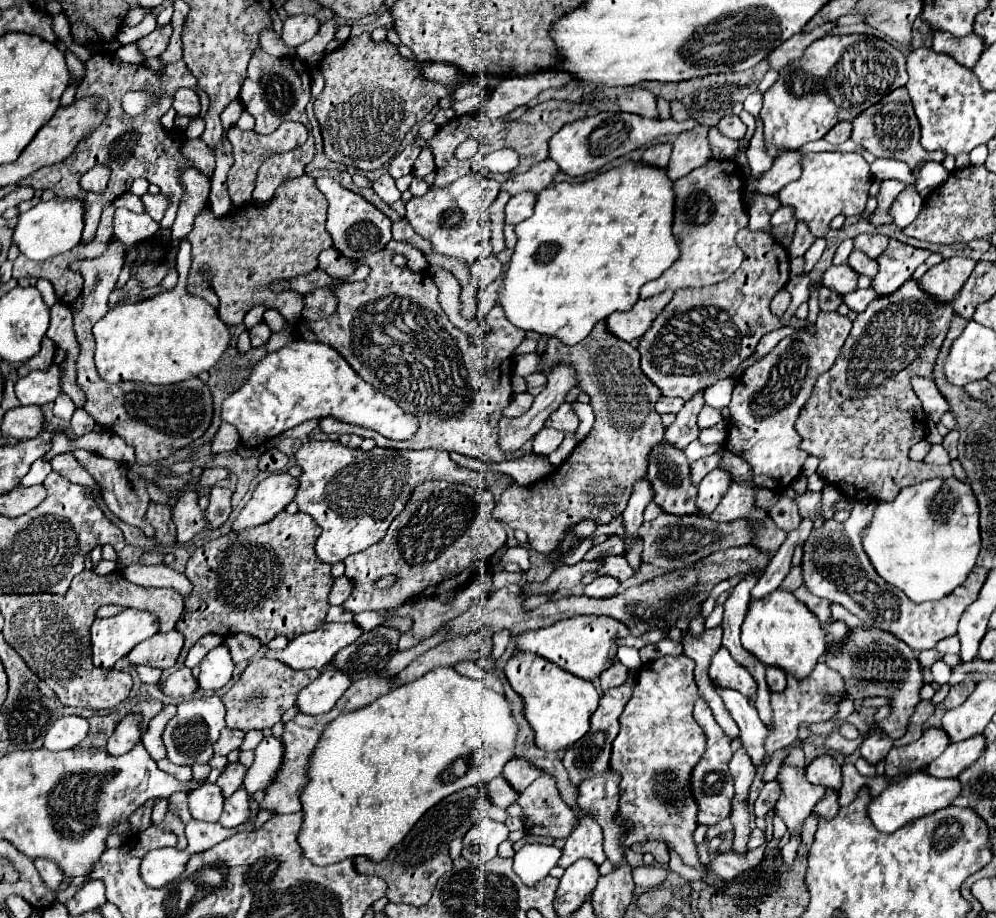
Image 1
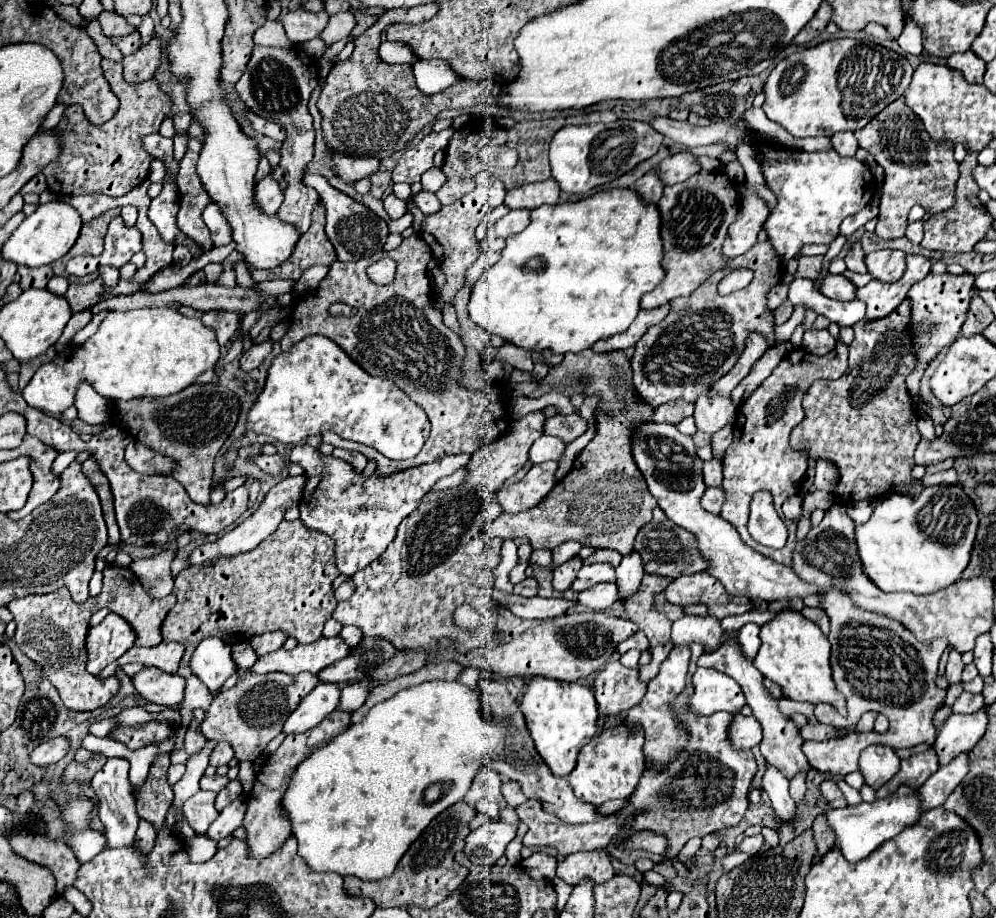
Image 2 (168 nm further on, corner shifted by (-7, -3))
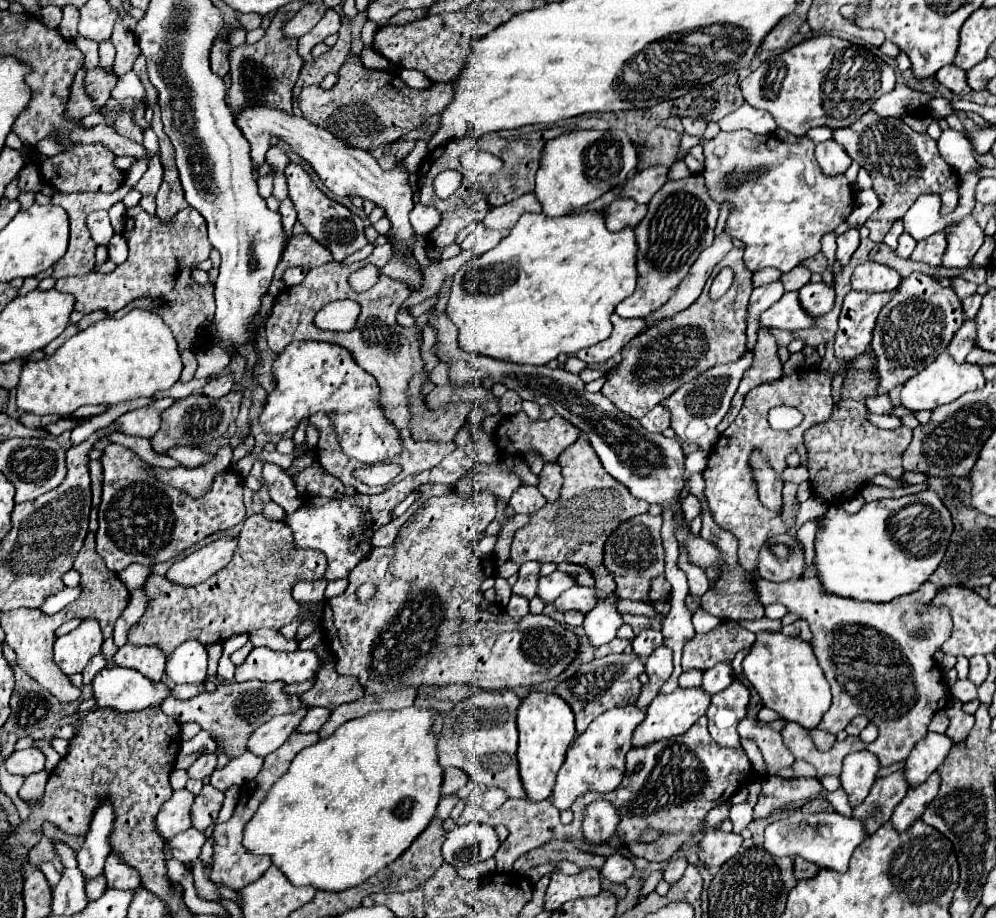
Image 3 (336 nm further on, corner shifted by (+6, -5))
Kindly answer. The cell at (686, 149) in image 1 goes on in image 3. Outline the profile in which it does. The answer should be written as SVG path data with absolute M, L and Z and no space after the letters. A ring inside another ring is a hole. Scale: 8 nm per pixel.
M669 166L645 168L629 178L625 188L621 190L621 196L629 196L629 198L637 200L639 204L649 204L649 200L655 196L655 192L661 190L663 184L667 182L667 174L669 174Z

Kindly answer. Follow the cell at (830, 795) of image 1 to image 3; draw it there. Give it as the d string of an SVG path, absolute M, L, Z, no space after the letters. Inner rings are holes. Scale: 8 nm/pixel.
M797 856L793 862L795 862L795 878L799 878L799 880L811 878L811 876L815 876L815 874L819 872L819 866L817 866L817 864L807 862L807 860L799 858L799 856Z

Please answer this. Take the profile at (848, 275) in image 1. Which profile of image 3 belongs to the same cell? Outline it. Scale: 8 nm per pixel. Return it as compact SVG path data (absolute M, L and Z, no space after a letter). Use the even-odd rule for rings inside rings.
M809 282L799 290L799 300L801 300L801 306L809 310L809 314L821 316L833 308L835 290L833 286L827 286L825 282L819 282L819 284Z

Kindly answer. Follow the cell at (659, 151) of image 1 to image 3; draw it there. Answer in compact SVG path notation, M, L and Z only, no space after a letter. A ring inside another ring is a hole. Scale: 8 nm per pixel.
M619 198L605 210L605 216L607 216L605 224L609 230L637 226L637 222L641 222L645 212L647 212L645 204L637 204L633 198Z

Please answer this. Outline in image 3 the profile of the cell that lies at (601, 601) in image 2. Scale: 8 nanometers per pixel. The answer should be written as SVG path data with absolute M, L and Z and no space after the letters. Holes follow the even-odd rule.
M573 586L569 590L565 590L565 594L561 594L561 598L555 600L555 606L565 612L565 610L579 610L583 614L591 612L597 604L595 598L595 588L589 586Z

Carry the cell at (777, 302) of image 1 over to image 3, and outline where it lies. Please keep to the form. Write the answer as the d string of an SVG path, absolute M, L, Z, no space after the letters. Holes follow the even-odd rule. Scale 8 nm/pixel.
M769 328L759 330L759 340L757 342L759 344L753 350L755 352L755 360L753 360L751 368L743 374L741 384L739 384L733 400L731 400L731 408L725 414L725 418L721 420L721 424L717 426L717 432L723 432L735 420L735 416L739 414L739 410L743 406L745 394L753 386L761 384L763 380L777 380L783 374L783 362L779 360L779 354L777 354L777 338L773 336L773 332Z

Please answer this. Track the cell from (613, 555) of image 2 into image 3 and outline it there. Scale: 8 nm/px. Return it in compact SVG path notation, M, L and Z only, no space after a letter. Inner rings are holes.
M561 562L557 568L563 570L563 572L567 572L567 574L573 574L581 586L595 586L595 576L593 576L593 572L591 572L589 568L585 568L585 566L581 566L581 564Z

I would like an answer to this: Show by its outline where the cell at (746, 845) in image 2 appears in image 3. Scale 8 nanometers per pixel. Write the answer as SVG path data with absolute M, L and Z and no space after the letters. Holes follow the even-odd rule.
M707 830L699 842L699 860L707 866L721 866L741 852L743 838L739 834L725 834L721 830Z

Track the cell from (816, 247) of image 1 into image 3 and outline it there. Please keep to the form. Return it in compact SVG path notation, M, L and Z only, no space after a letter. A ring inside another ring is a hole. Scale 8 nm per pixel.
M785 292L777 304L773 304L765 314L761 314L761 326L801 330L817 326L817 318L801 308L797 292Z

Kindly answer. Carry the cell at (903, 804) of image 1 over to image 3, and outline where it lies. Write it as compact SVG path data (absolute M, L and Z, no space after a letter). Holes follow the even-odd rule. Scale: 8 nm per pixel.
M817 812L817 814L799 814L785 816L775 820L765 828L765 850L773 856L801 856L809 862L815 862L819 868L831 868L845 872L855 848L867 838L867 828L863 820L845 818L839 812Z

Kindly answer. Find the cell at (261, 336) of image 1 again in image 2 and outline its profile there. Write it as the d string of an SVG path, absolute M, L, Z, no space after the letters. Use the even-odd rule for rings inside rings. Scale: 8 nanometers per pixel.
M266 340L264 344L252 344L252 348L242 354L240 368L244 372L250 372L250 370L258 368L262 364L262 360L270 354L270 350L272 350L272 340Z

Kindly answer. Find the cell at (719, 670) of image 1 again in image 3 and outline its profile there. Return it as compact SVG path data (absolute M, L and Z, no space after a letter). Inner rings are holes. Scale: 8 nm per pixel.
M701 686L677 688L675 692L671 692L667 696L657 696L651 702L651 706L647 708L645 722L641 722L633 734L633 746L643 746L643 744L649 744L649 742L655 742L661 738L673 738L673 736L687 732L707 712L709 704L711 704L711 696L709 696L709 692L701 690Z

